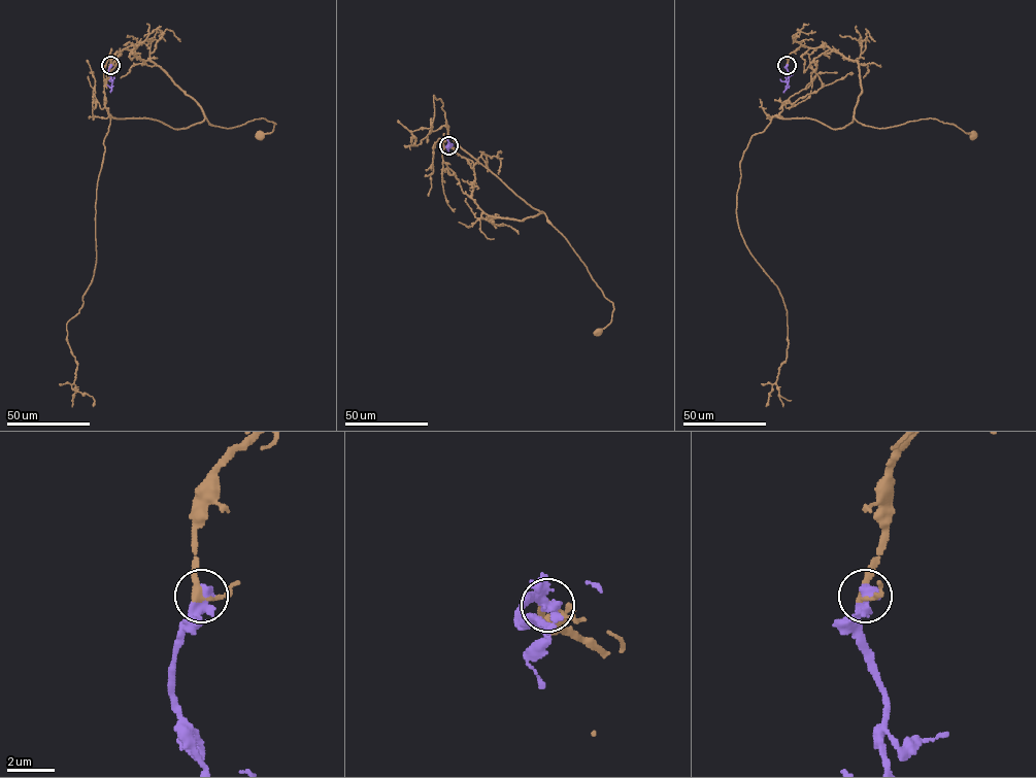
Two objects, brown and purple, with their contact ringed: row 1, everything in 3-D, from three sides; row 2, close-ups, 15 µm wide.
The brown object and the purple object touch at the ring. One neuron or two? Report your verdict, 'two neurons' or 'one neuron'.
one neuron

